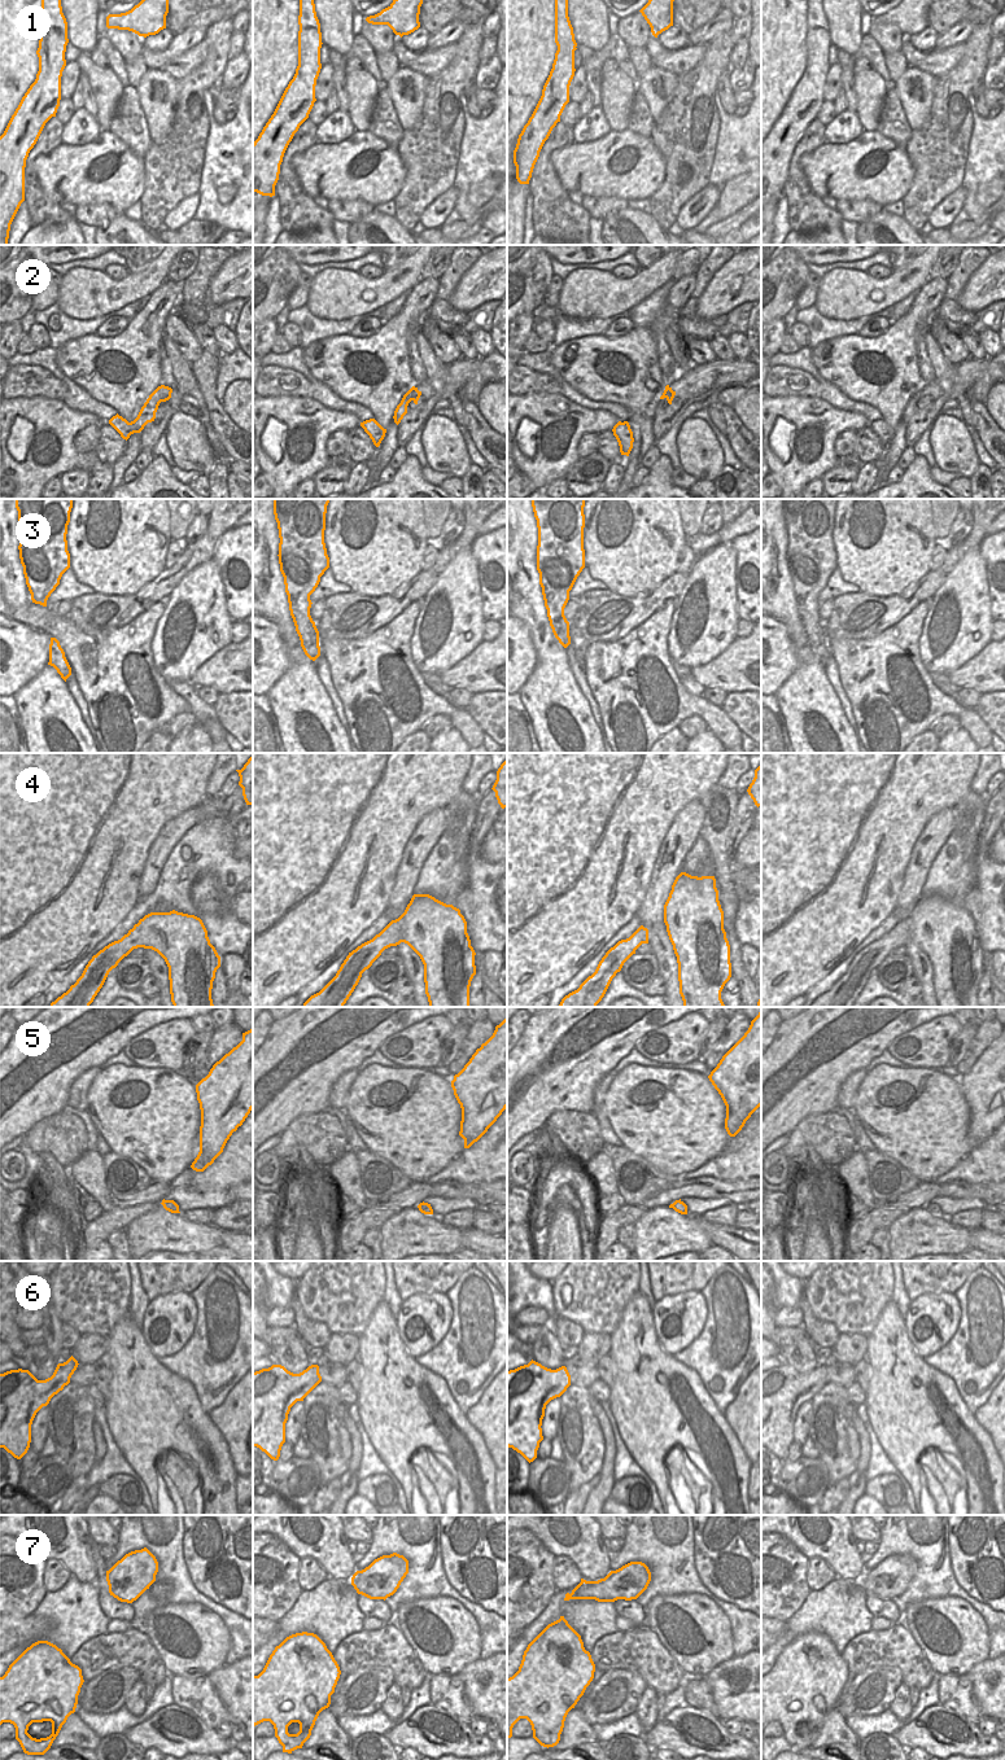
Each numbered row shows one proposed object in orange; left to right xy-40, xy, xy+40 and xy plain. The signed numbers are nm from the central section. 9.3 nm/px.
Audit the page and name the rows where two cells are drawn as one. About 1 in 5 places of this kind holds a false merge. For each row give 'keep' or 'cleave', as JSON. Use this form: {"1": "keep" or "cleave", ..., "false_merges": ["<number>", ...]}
{"1": "keep", "2": "keep", "3": "keep", "4": "keep", "5": "keep", "6": "keep", "7": "keep", "false_merges": []}

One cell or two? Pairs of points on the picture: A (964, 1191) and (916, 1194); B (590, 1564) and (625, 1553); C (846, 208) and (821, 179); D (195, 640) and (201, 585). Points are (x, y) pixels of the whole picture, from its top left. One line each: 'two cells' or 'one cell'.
A: one cell
B: two cells
C: two cells
D: one cell

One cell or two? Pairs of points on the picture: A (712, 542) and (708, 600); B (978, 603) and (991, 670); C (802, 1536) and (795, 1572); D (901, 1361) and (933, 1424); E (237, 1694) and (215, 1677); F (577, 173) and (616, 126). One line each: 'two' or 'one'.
A: two
B: two
C: two
D: one
E: one
F: two

